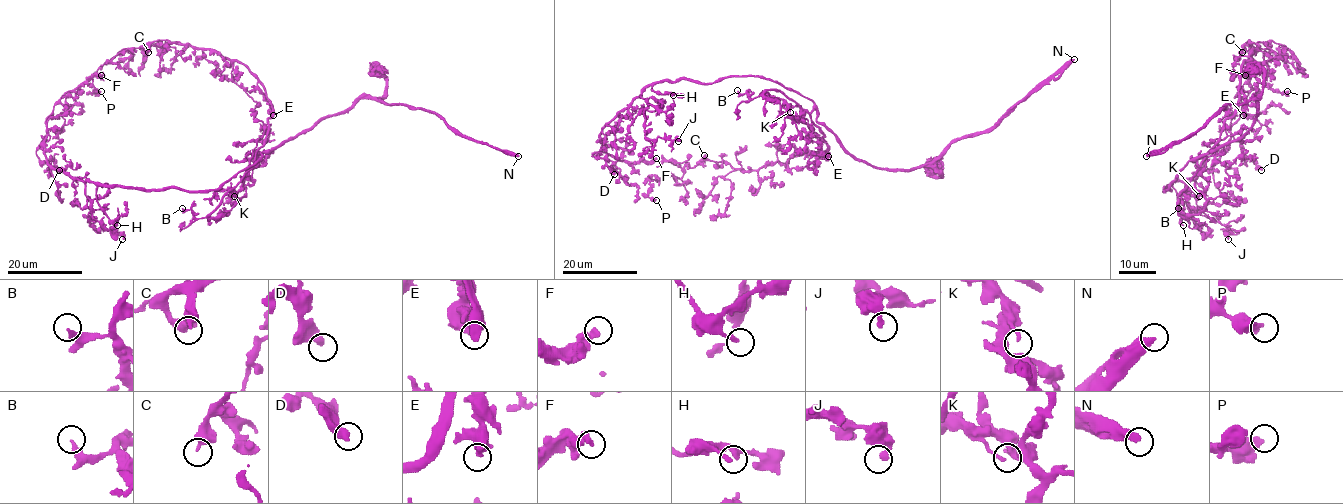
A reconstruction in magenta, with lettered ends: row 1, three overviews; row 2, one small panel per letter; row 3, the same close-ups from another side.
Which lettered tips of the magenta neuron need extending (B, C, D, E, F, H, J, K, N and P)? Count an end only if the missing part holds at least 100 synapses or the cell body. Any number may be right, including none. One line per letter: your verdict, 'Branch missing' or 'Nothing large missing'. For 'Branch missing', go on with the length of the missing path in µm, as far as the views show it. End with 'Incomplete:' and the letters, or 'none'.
B: Nothing large missing
C: Nothing large missing
D: Nothing large missing
E: Nothing large missing
F: Nothing large missing
H: Branch missing. Missing length about 25 µm
J: Nothing large missing
K: Nothing large missing
N: Branch missing. Missing length about 25 µm
P: Nothing large missing
Incomplete: H, N

